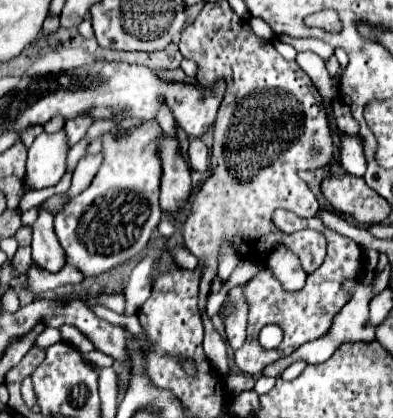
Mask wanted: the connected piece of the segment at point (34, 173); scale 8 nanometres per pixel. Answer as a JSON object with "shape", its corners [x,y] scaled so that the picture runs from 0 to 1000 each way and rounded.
{"shape":[[[107,318],[71,356],[66,419],[56,428],[61,462],[112,447],[137,447],[168,409],[168,328],[163,318]]]}

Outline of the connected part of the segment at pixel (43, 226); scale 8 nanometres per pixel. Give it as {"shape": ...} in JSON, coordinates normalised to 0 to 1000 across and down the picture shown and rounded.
{"shape":[[[112,510],[109,524],[97,522],[87,536],[92,553],[84,553],[81,567],[81,620],[92,624],[102,639],[112,639],[117,648],[148,653],[168,624],[163,624],[163,596],[153,596],[153,581],[142,577],[137,562],[137,538],[132,538],[132,514]]]}

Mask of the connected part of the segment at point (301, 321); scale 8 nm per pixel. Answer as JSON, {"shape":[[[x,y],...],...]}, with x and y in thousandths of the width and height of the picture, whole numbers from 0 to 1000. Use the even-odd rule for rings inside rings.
{"shape":[[[804,519],[804,548],[819,553],[830,577],[835,577],[835,610],[824,620],[824,634],[784,658],[768,696],[753,696],[753,701],[723,696],[682,639],[662,644],[662,653],[631,672],[631,730],[636,730],[631,816],[601,844],[606,883],[621,888],[626,897],[662,897],[677,873],[687,873],[718,854],[743,849],[768,821],[819,806],[835,792],[845,758],[891,715],[891,706],[870,691],[870,677],[891,663],[906,667],[911,653],[921,648],[921,596],[896,572],[830,543],[809,519]],[[687,773],[702,773],[718,782],[723,816],[712,821],[712,830],[677,840],[656,825],[656,797],[672,778],[687,778]]]}

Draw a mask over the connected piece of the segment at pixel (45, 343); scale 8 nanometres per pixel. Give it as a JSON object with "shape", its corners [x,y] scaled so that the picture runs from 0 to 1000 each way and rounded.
{"shape":[[[112,787],[112,792],[92,806],[87,830],[117,835],[117,830],[127,830],[127,825],[148,821],[148,816],[158,816],[158,806],[153,806],[153,792],[148,792],[148,787]]]}

